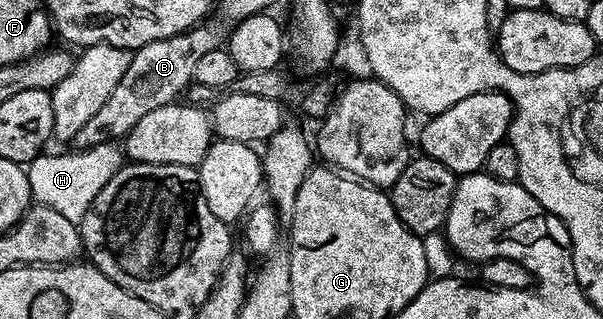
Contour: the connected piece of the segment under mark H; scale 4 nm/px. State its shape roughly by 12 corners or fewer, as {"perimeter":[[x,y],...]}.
{"perimeter":[[116,142],[41,154],[33,201],[79,225],[125,163]]}

